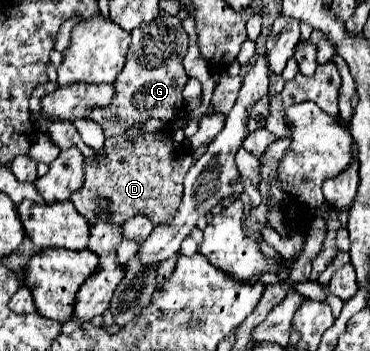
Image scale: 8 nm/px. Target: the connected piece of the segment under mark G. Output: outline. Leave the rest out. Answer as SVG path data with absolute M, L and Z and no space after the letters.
M157 17L153 23L145 23L131 31L131 45L127 53L127 61L123 71L115 79L115 97L109 107L93 107L87 115L93 123L97 123L105 137L123 135L127 129L135 125L143 125L149 119L161 119L169 123L183 109L181 91L187 83L187 73L183 69L183 57L187 53L187 33L177 17Z

